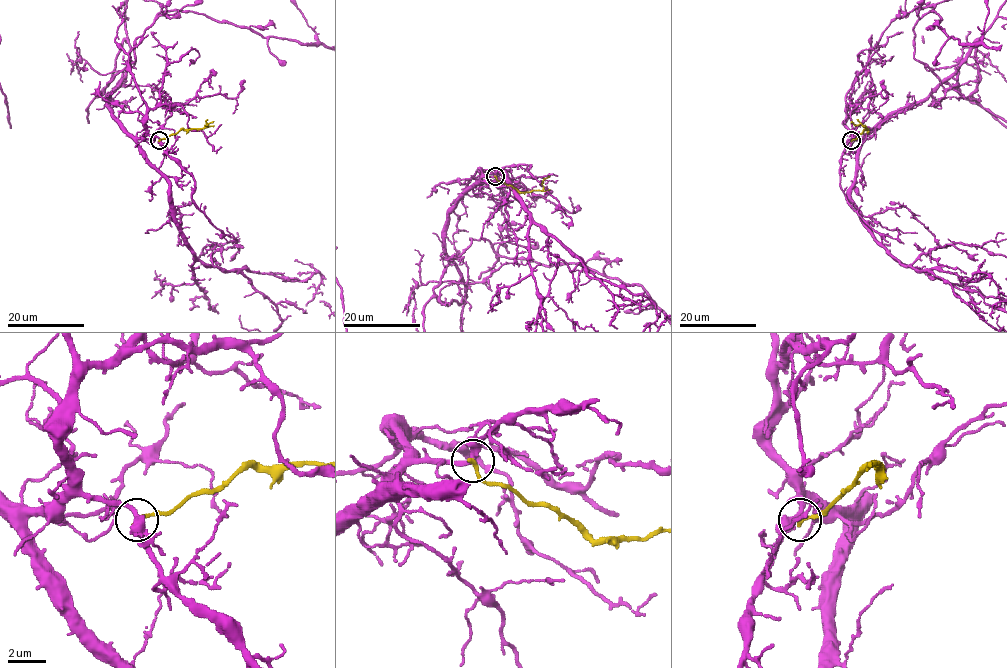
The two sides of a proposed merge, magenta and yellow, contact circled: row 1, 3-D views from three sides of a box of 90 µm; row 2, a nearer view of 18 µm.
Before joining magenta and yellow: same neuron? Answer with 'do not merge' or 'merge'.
do not merge

